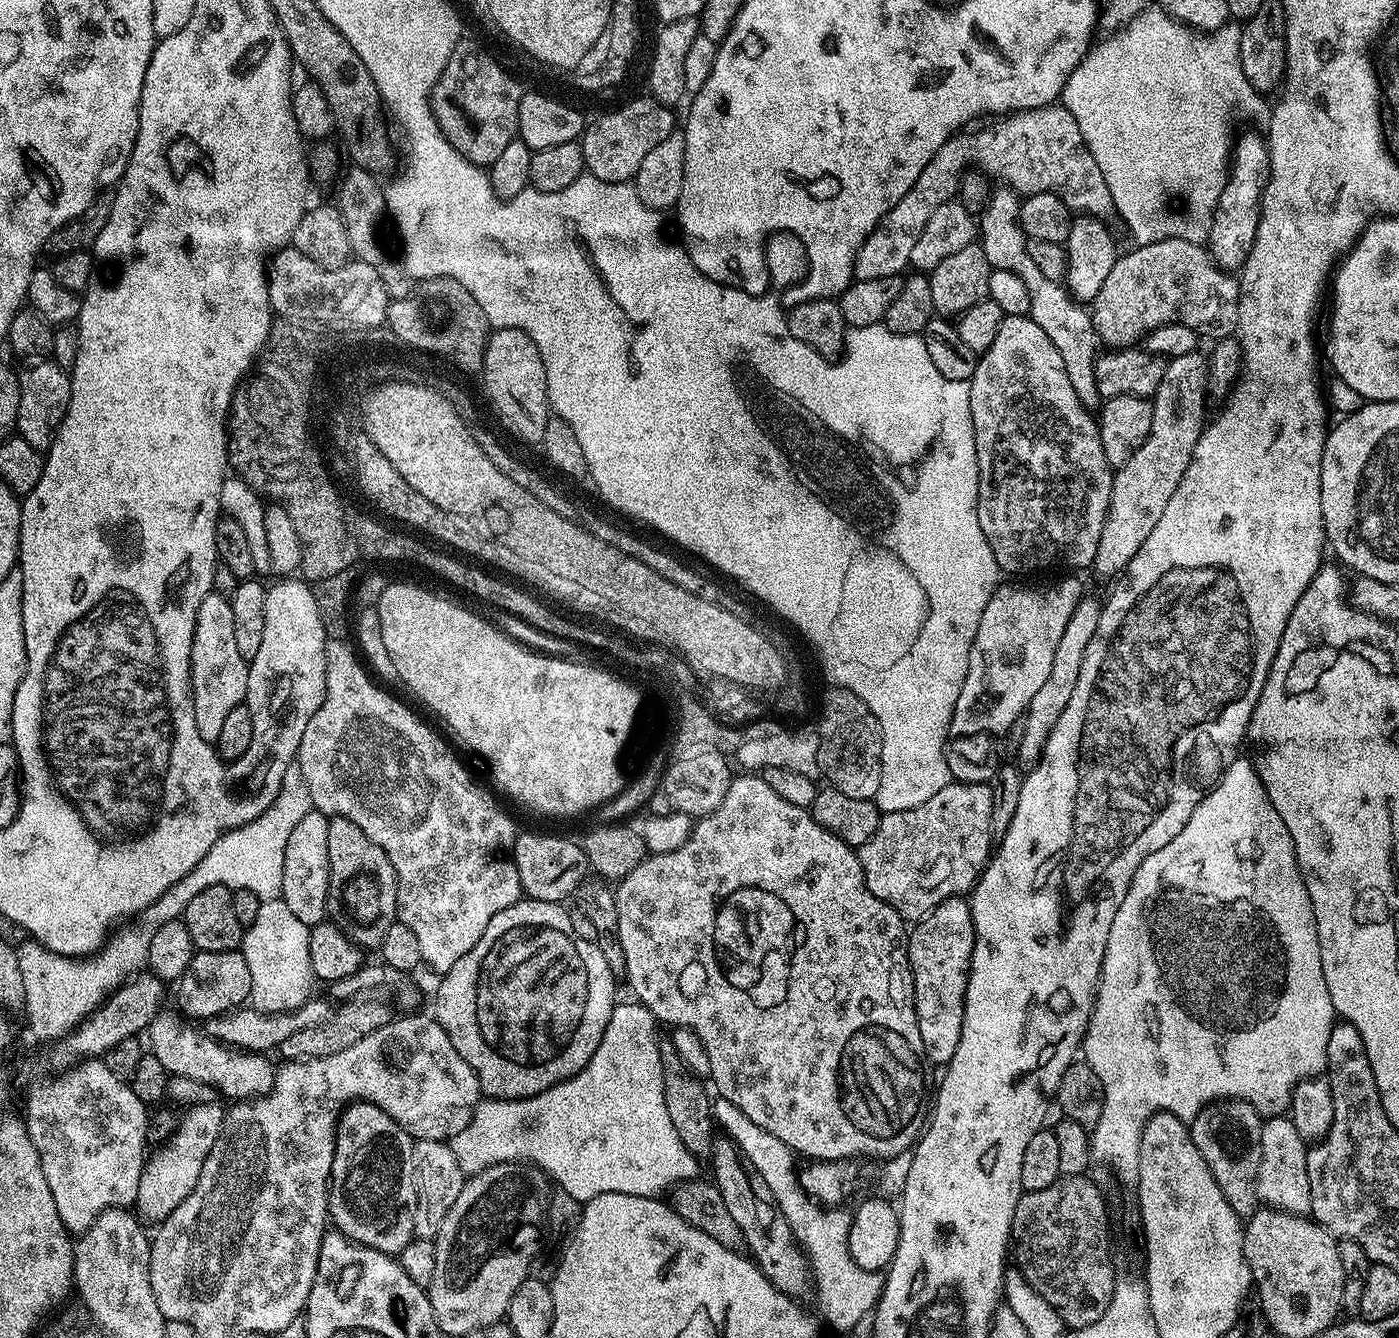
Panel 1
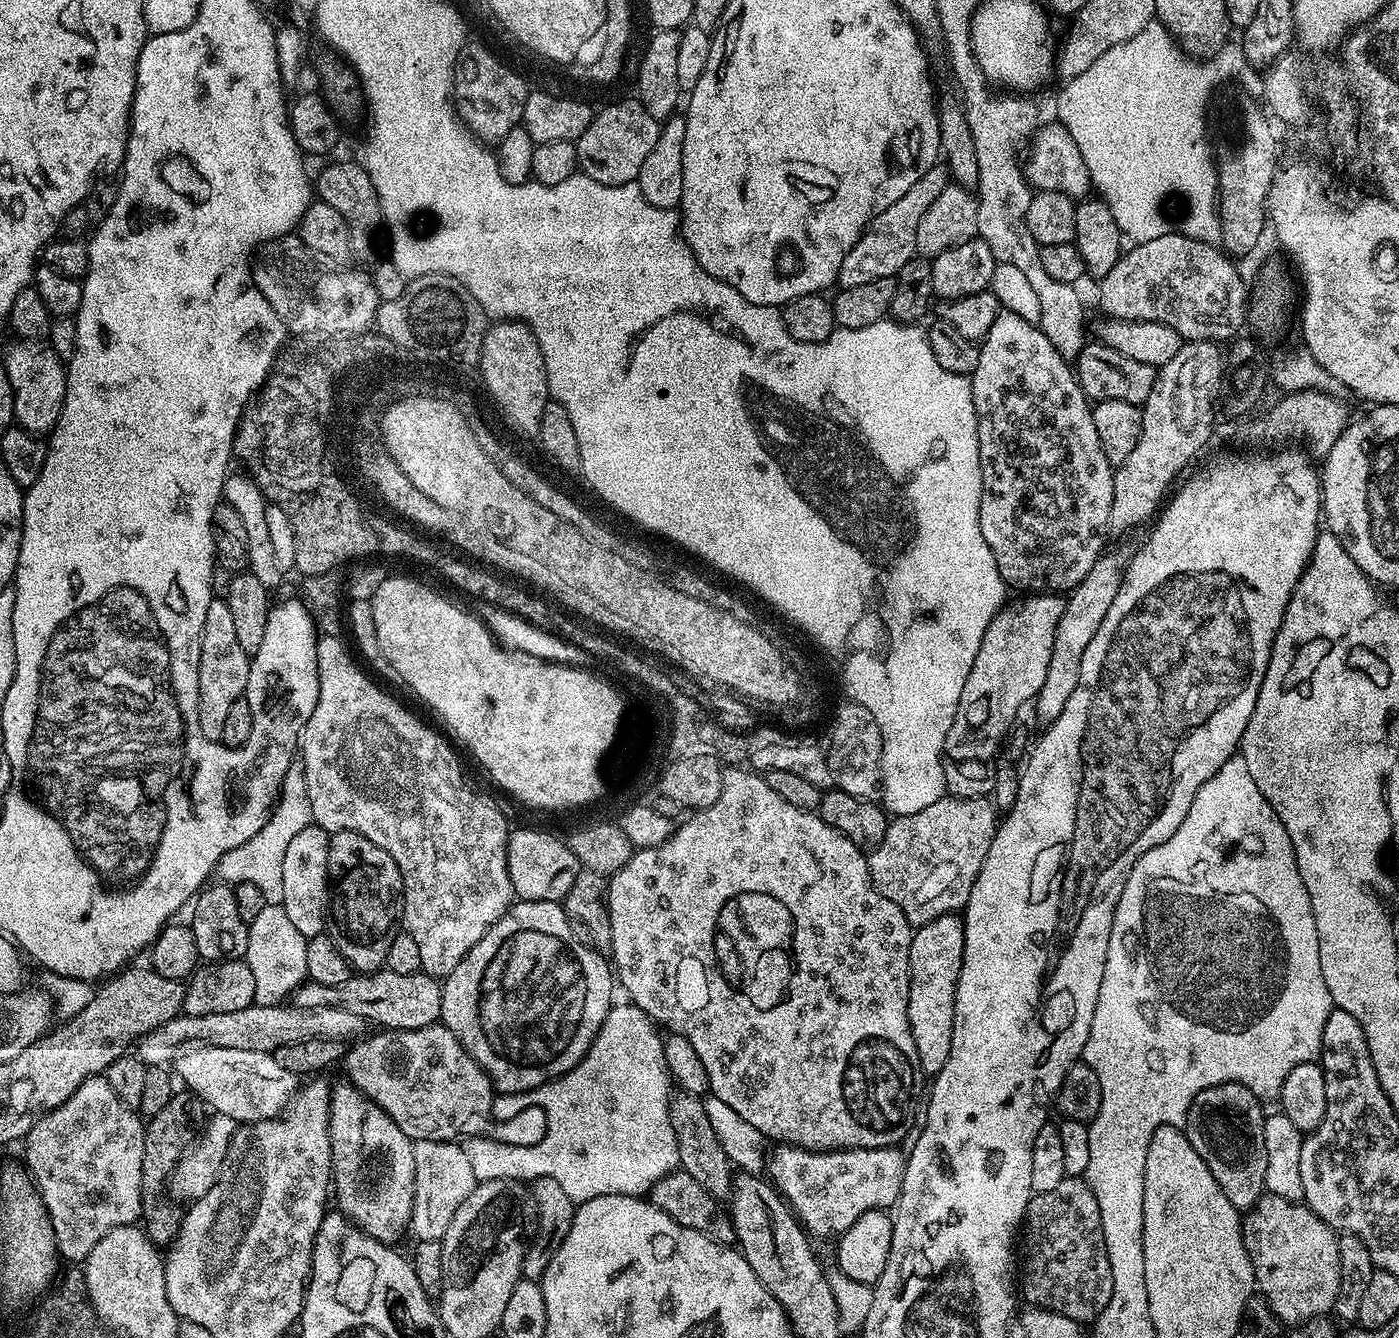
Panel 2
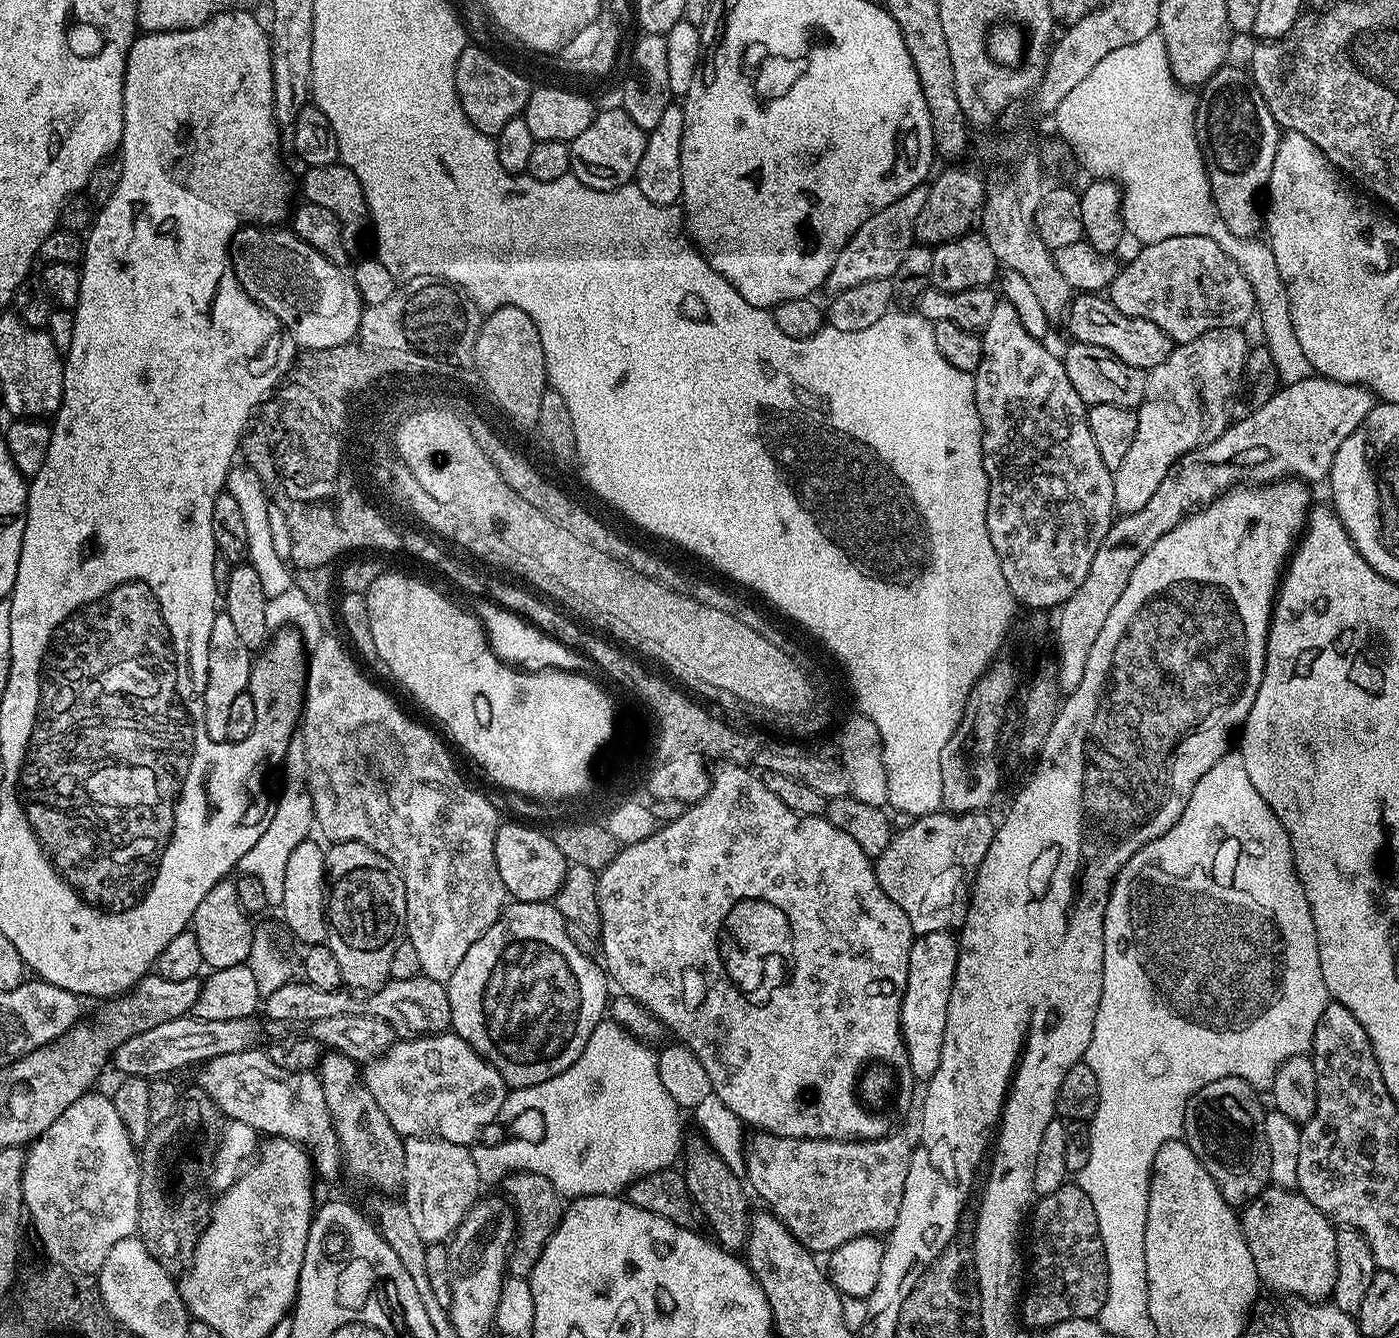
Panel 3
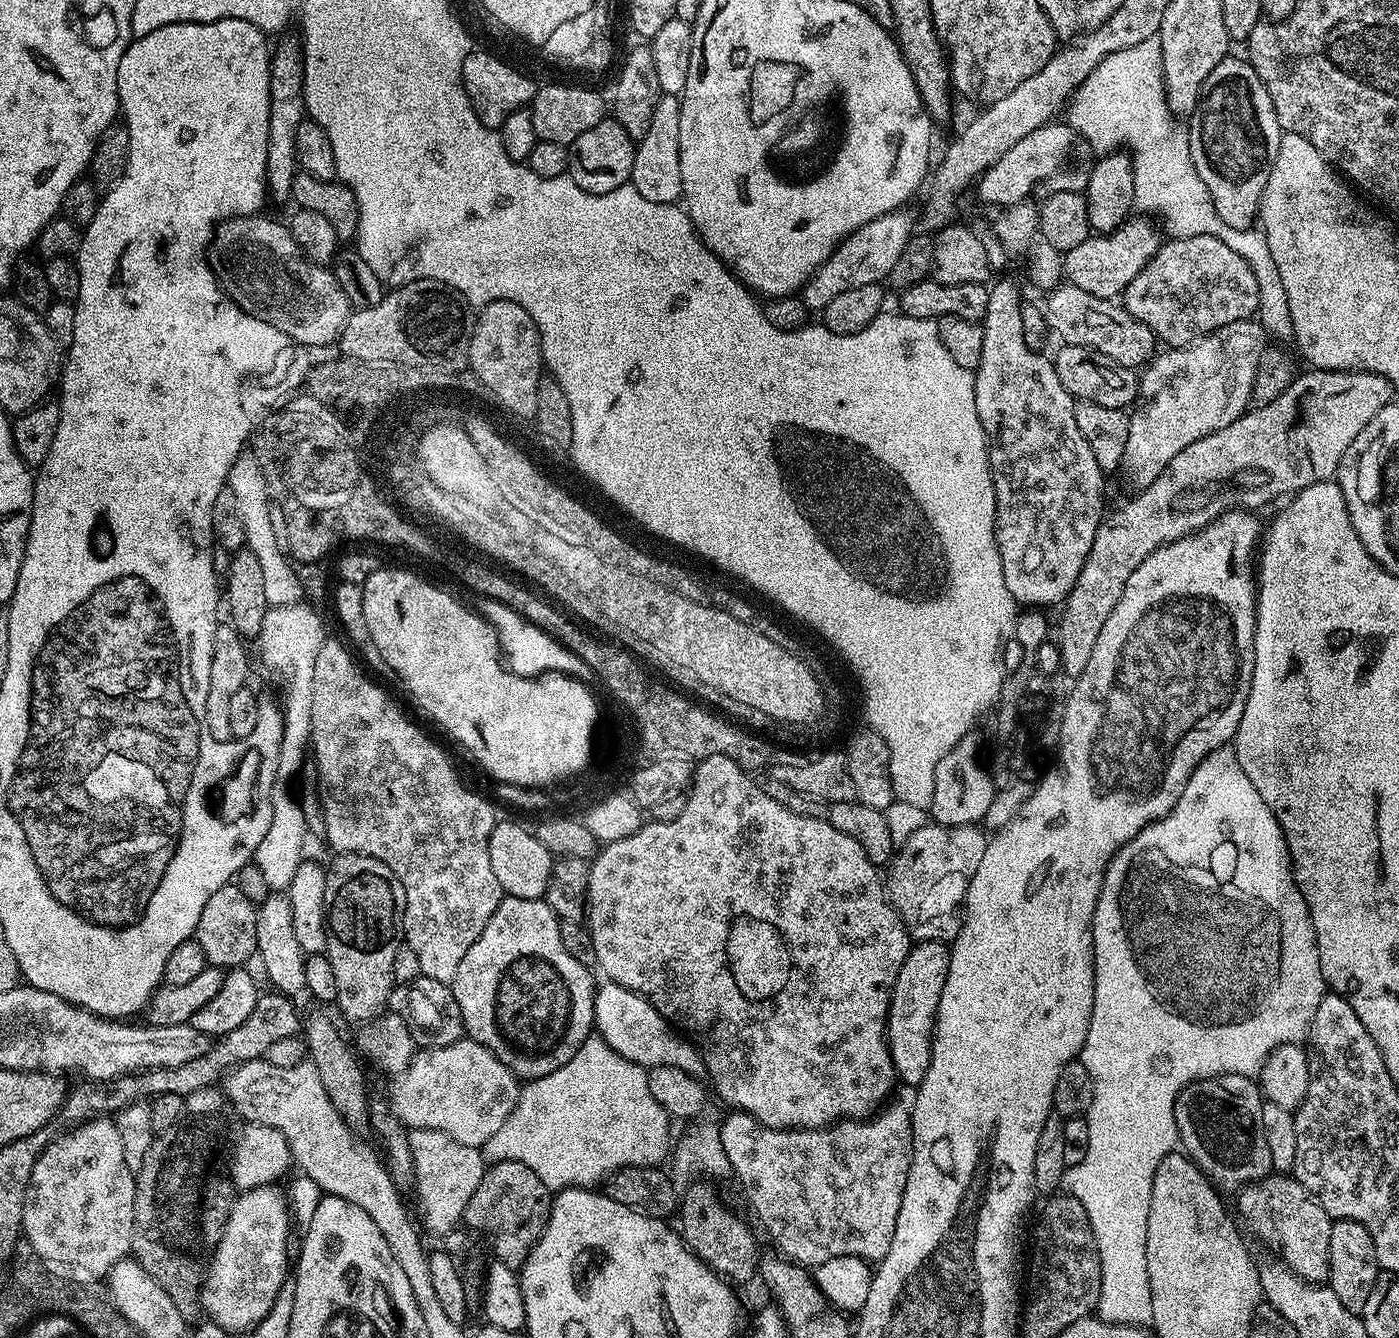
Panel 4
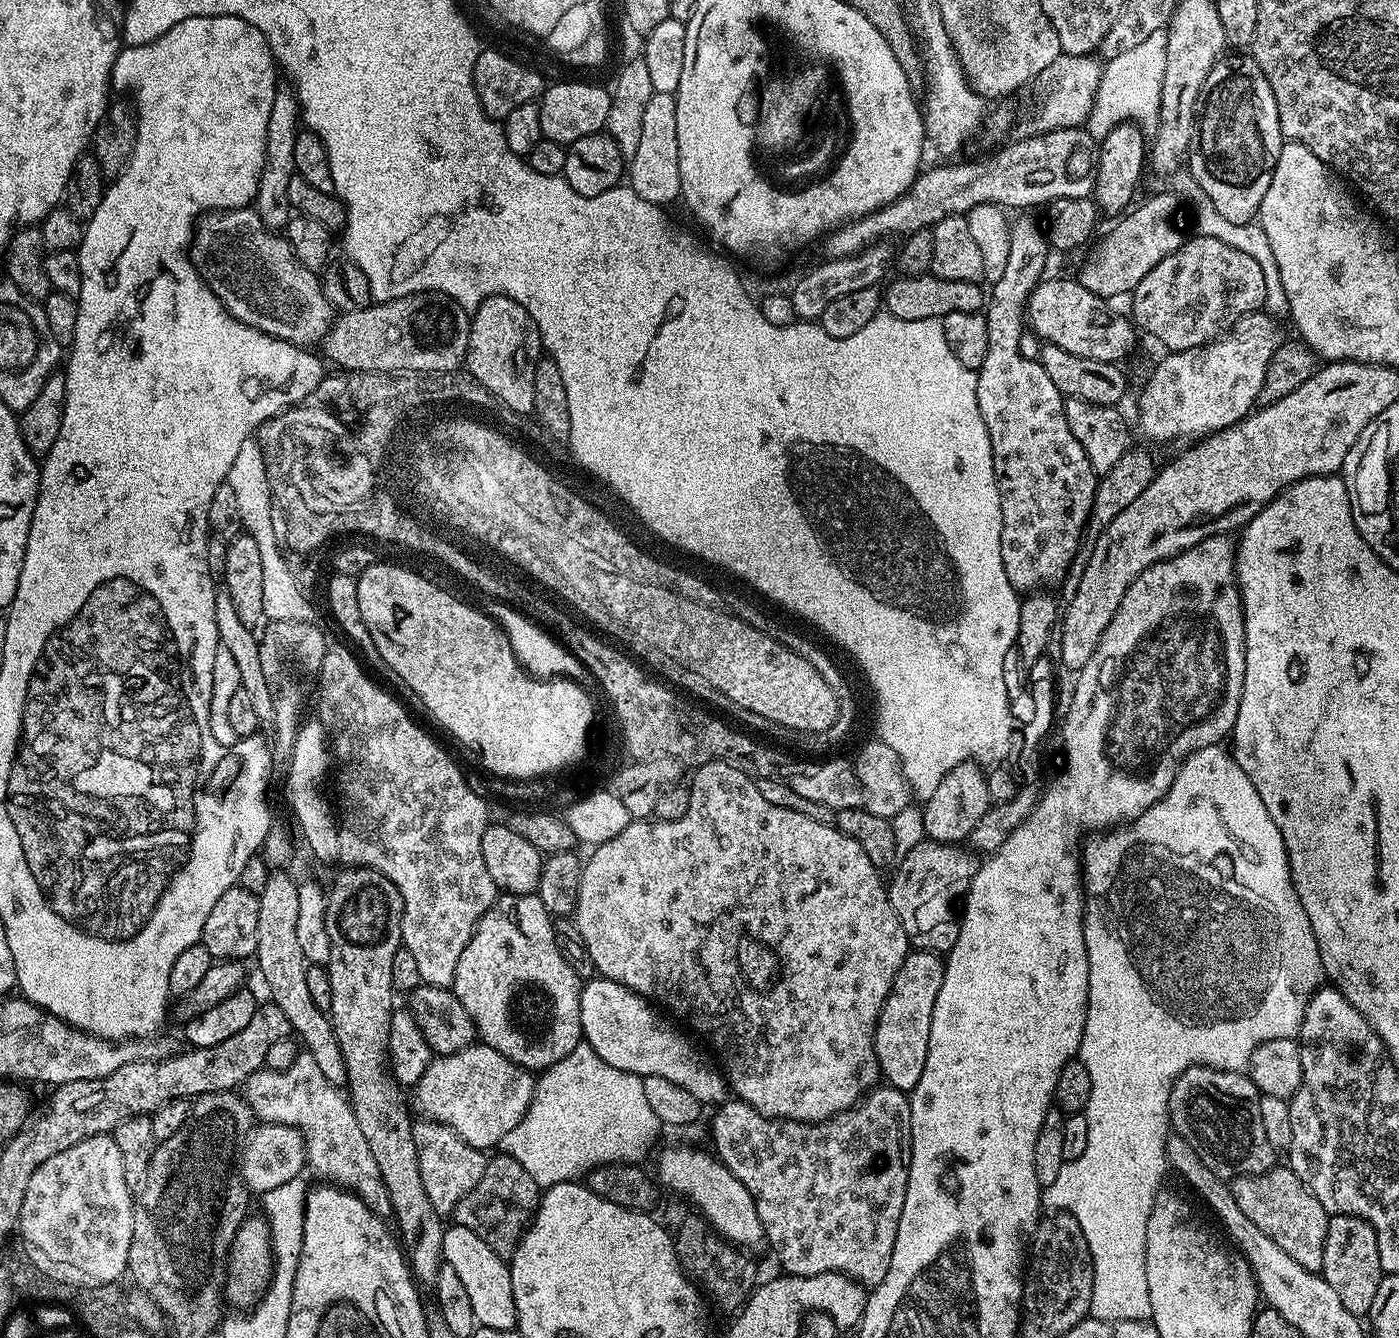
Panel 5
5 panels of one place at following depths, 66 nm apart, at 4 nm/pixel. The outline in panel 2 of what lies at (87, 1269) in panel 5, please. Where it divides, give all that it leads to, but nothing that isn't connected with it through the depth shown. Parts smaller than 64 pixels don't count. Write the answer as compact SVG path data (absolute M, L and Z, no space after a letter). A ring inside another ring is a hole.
M98 1075L82 1082L62 1106L45 1112L24 1137L22 1160L46 1206L54 1226L56 1245L65 1261L87 1260L90 1250L94 1250L110 1230L123 1224L136 1224L141 1219L145 1127L145 1121L129 1105L121 1102L103 1075Z

